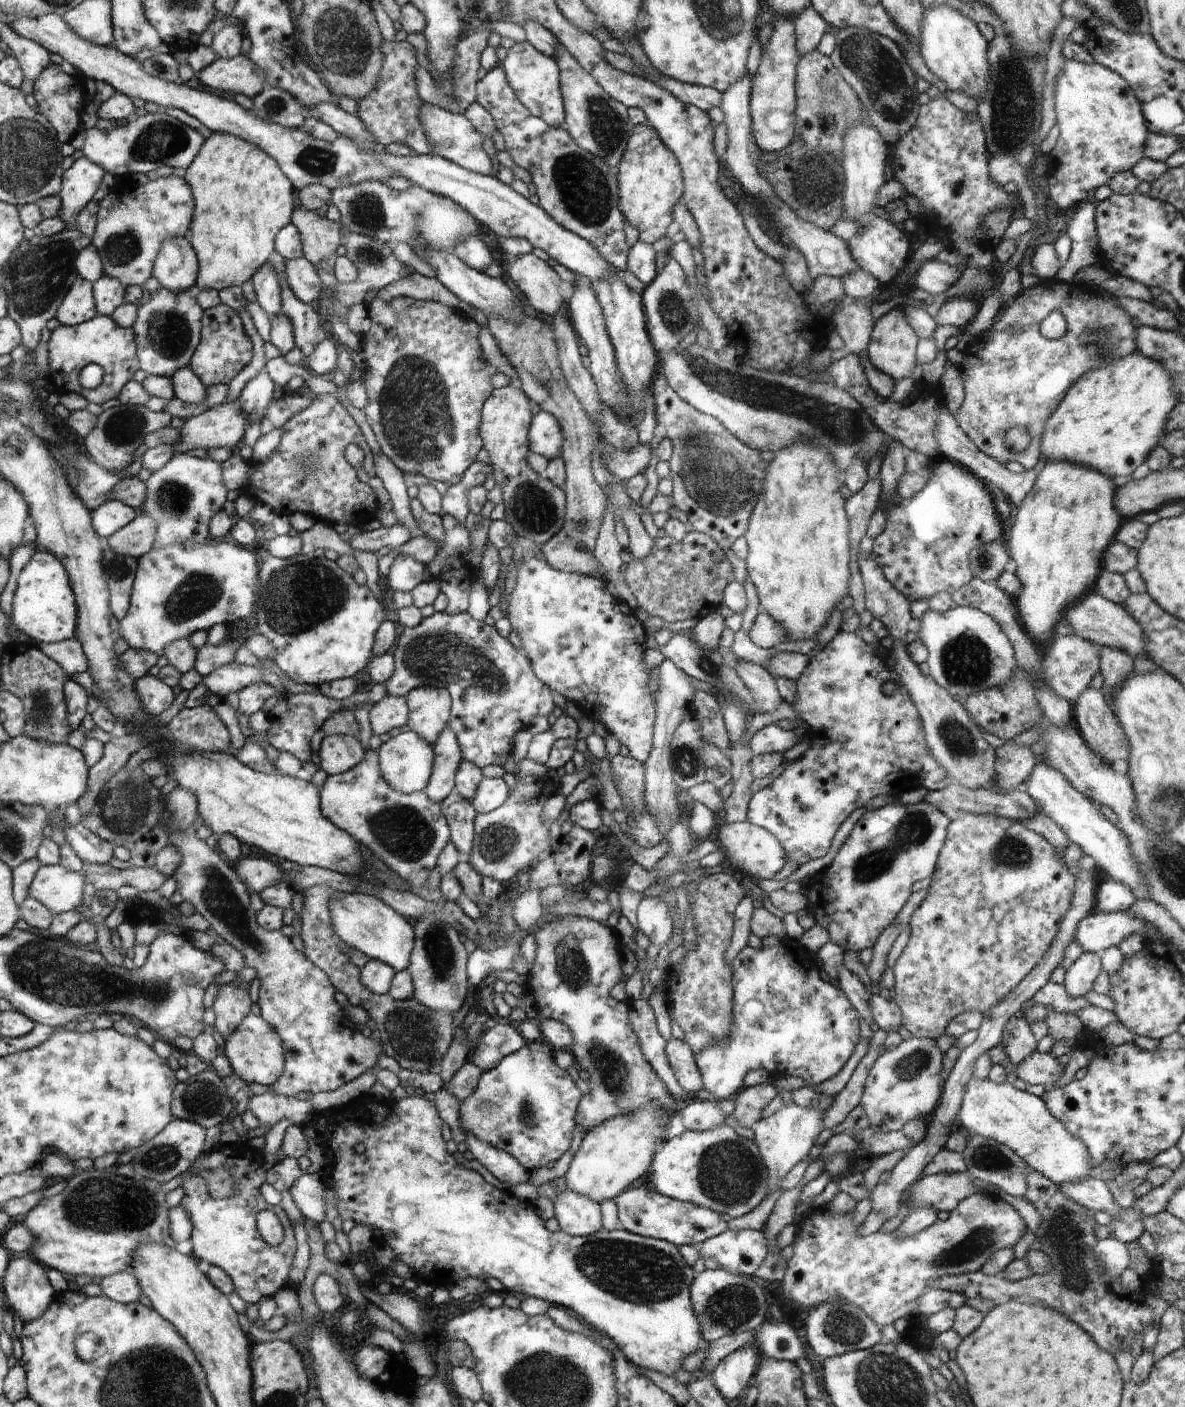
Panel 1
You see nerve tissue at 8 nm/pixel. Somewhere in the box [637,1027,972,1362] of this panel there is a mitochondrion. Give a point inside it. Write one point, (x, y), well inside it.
(728, 1171)

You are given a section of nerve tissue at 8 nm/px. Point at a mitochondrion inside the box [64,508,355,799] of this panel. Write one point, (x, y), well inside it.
(295, 597)

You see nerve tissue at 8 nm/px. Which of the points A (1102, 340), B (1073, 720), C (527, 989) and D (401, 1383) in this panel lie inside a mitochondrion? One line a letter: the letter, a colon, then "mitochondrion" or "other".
A: mitochondrion
B: other
C: other
D: other

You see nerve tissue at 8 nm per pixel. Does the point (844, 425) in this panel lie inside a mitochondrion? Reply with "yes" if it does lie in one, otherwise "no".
yes

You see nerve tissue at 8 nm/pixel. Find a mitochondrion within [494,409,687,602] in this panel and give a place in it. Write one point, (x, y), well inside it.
(533, 508)

